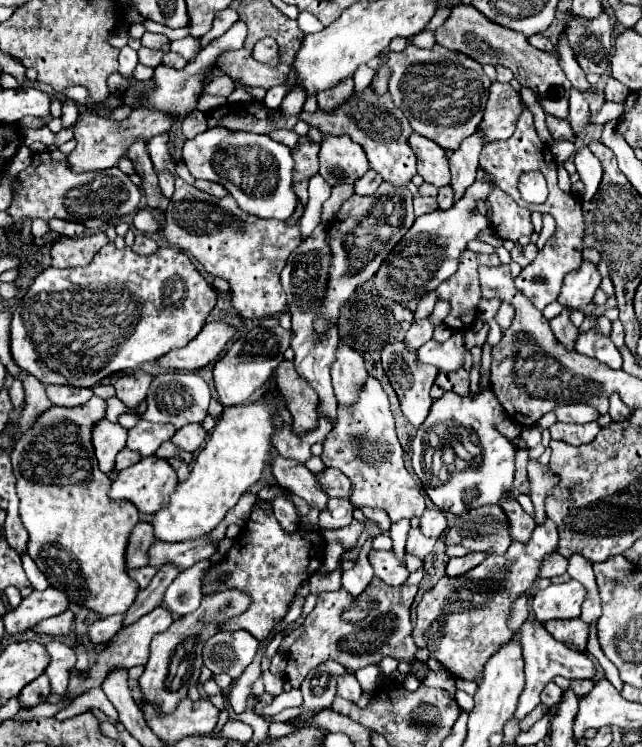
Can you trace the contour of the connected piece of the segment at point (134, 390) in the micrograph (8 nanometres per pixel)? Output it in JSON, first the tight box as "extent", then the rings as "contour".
{"extent":[114,370,152,408],"contour":[[[136,370],[136,372],[132,372],[132,374],[124,374],[124,376],[120,376],[120,378],[116,380],[116,384],[114,384],[116,396],[118,396],[128,408],[134,408],[134,406],[138,406],[138,404],[146,398],[150,380],[152,380],[152,374],[150,374],[150,372],[144,372],[144,370]]]}

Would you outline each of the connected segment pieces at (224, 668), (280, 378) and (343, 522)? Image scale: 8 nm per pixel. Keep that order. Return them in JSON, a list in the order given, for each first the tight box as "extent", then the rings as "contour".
[{"extent":[202,630,258,678],"contour":[[[240,630],[240,632],[216,632],[204,642],[202,658],[212,674],[230,674],[238,678],[244,668],[254,660],[258,650],[258,640]]]},{"extent":[276,360,318,434],"contour":[[[282,360],[276,368],[278,388],[284,392],[286,408],[294,418],[294,430],[298,434],[312,430],[316,424],[316,402],[318,394],[308,382],[296,372],[292,360]]]},{"extent":[320,498,352,530],"contour":[[[330,498],[326,508],[320,512],[320,528],[338,530],[352,522],[352,504],[342,498]]]}]

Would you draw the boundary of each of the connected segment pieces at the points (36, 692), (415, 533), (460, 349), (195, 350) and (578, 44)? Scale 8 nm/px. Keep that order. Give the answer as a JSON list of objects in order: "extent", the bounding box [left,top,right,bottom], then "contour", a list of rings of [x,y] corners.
[{"extent":[18,674,52,708],"contour":[[[42,674],[22,688],[22,692],[18,694],[18,704],[20,704],[20,708],[34,708],[42,702],[48,702],[50,694],[52,694],[50,680],[46,674]]]},{"extent":[406,528,438,560],"contour":[[[412,528],[410,534],[408,534],[408,540],[406,540],[406,550],[414,556],[418,556],[420,560],[424,560],[430,552],[432,552],[432,546],[438,538],[428,538],[420,532],[420,528]]]},{"extent":[418,330,466,372],"contour":[[[454,330],[452,336],[446,342],[436,342],[430,340],[418,350],[418,358],[426,364],[434,364],[444,372],[456,372],[464,364],[464,354],[466,354],[466,342],[464,342],[464,332]]]},{"extent":[154,322,236,372],"contour":[[[208,322],[200,330],[200,334],[188,342],[188,346],[180,350],[168,352],[154,366],[158,370],[180,370],[180,372],[196,372],[208,366],[216,356],[226,348],[226,344],[236,334],[236,328],[226,322]]]},{"extent":[564,10,612,74],"contour":[[[606,10],[600,12],[600,18],[596,16],[592,20],[570,14],[564,30],[580,68],[586,74],[604,74],[612,54],[612,26]]]}]

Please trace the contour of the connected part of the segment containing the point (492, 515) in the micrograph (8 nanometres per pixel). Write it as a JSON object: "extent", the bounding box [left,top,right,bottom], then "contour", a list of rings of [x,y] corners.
{"extent":[444,506,512,554],"contour":[[[480,506],[468,510],[466,516],[456,516],[454,526],[448,528],[444,544],[460,544],[472,552],[504,554],[512,540],[508,540],[508,522],[500,506]]]}

